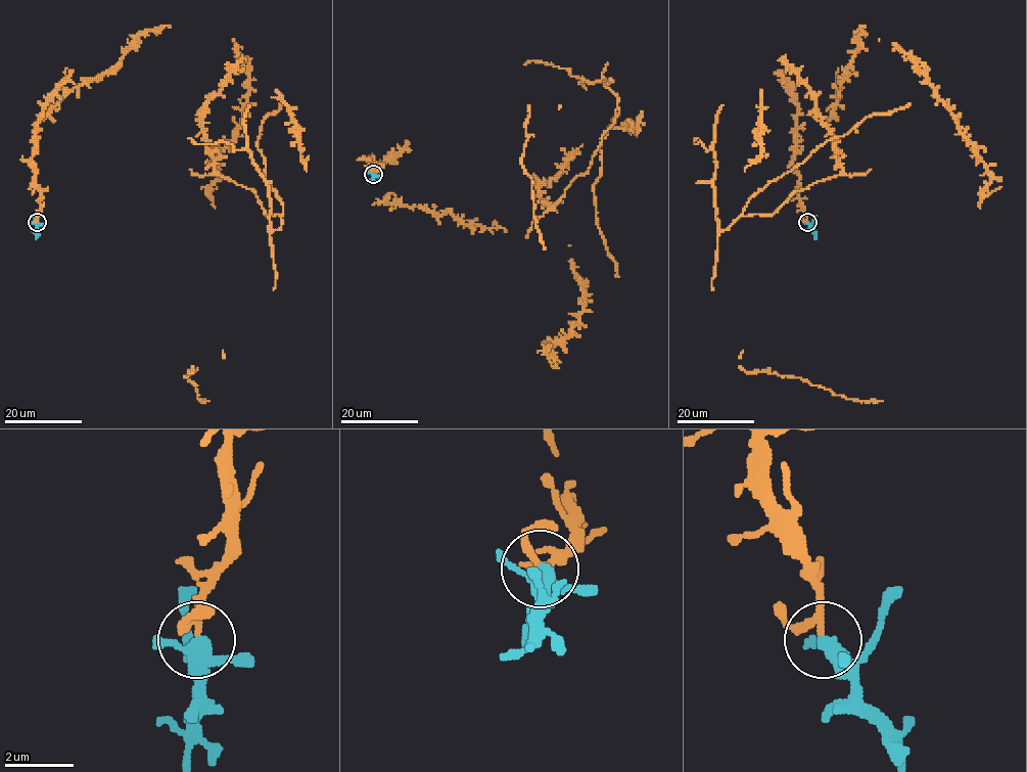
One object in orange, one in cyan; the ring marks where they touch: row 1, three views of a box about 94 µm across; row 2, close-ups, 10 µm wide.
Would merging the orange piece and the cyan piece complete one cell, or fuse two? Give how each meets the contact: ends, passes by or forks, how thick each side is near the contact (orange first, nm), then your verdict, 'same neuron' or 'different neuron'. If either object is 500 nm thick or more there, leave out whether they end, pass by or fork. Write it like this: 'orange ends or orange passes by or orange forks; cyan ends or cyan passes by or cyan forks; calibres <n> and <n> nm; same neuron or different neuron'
orange passes by; cyan forks; calibres 190 and 300 nm; same neuron

